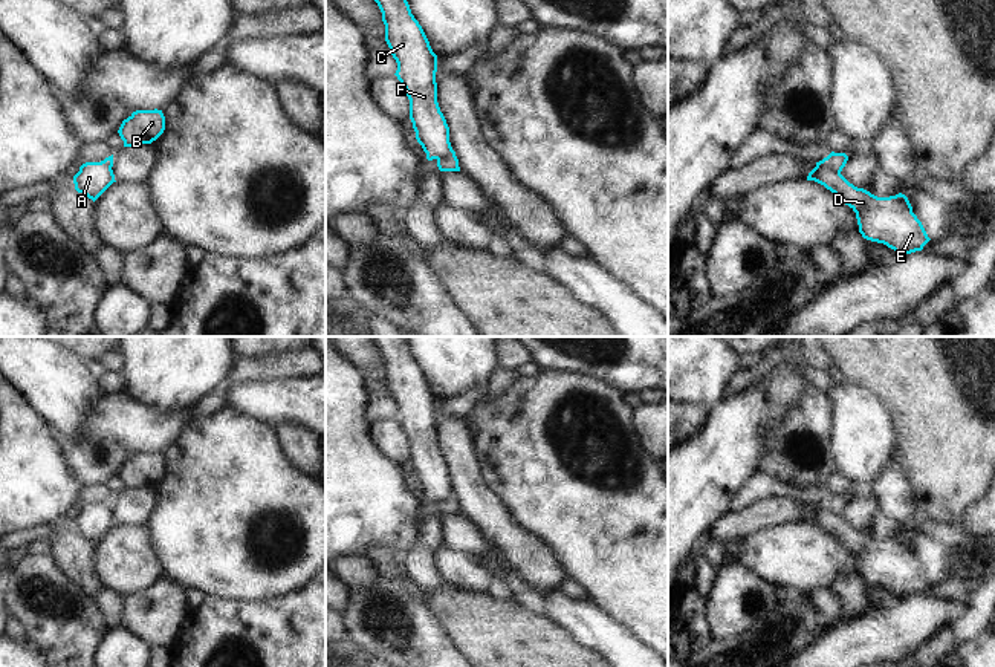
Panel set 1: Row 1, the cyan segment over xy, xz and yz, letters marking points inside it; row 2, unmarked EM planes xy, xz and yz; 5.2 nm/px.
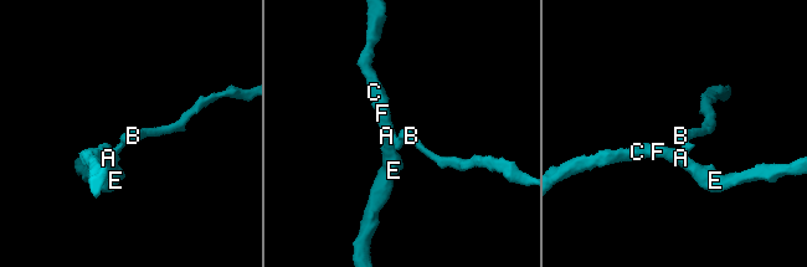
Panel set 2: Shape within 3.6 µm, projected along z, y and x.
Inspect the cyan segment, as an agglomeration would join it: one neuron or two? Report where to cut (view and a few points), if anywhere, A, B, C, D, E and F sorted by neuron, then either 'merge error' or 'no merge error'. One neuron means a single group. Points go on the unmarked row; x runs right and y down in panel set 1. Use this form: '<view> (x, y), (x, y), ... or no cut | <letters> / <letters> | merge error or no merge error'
yz (819, 504), (839, 514) | A C D E F / B | merge error

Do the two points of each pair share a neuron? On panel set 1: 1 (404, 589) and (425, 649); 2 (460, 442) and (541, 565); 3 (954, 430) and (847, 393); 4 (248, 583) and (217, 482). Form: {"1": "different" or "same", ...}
{"1": "same", "2": "same", "3": "different", "4": "same"}

